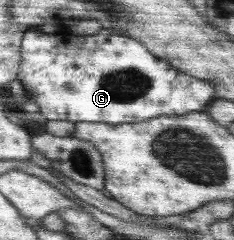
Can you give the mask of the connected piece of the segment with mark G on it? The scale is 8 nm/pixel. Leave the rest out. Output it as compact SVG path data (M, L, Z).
M104 29L91 36L61 32L63 30L55 34L45 34L41 30L29 30L25 32L20 46L21 68L16 78L25 87L29 100L39 105L41 114L48 121L69 120L74 123L122 125L146 121L161 114L182 115L183 112L203 111L215 100L215 86L211 86L211 82L179 71L134 38Z

